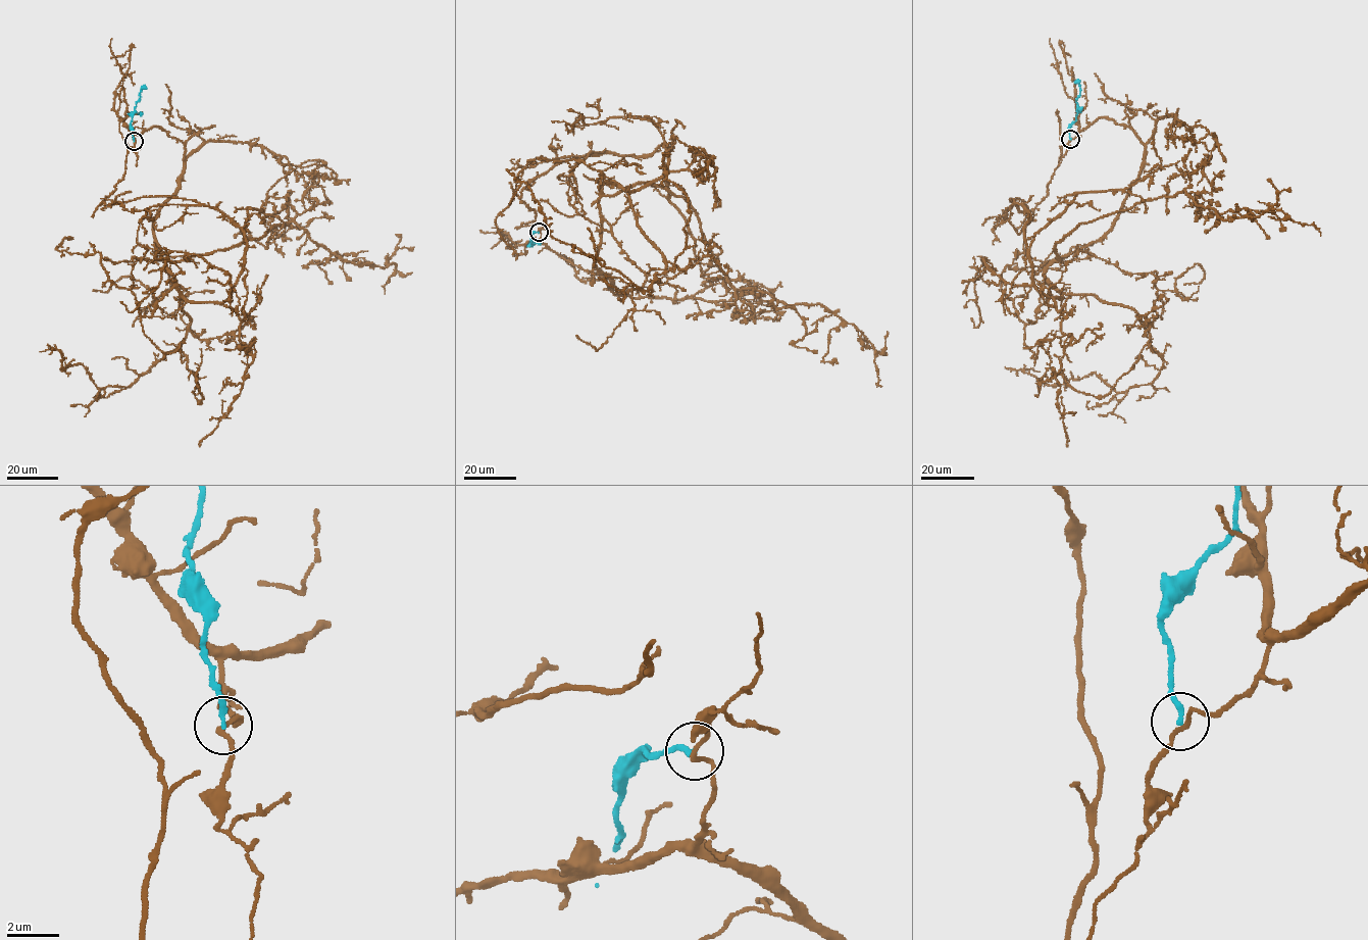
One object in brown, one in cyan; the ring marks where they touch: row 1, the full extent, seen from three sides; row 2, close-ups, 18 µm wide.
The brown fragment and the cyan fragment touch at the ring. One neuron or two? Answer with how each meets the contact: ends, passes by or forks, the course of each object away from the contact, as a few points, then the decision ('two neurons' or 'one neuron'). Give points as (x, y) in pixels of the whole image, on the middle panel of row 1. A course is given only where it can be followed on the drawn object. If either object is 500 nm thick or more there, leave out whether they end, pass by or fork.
brown passes by; cyan ends there; brown runs (539, 233), (613, 286), (603, 186), (656, 182), (669, 149), (554, 164), (521, 191), (534, 220); cyan runs (539, 232), (533, 233), (530, 246), (535, 240); two neurons

